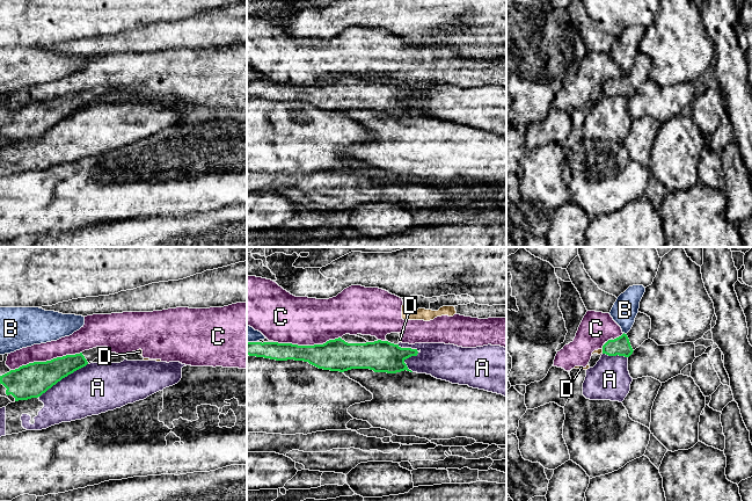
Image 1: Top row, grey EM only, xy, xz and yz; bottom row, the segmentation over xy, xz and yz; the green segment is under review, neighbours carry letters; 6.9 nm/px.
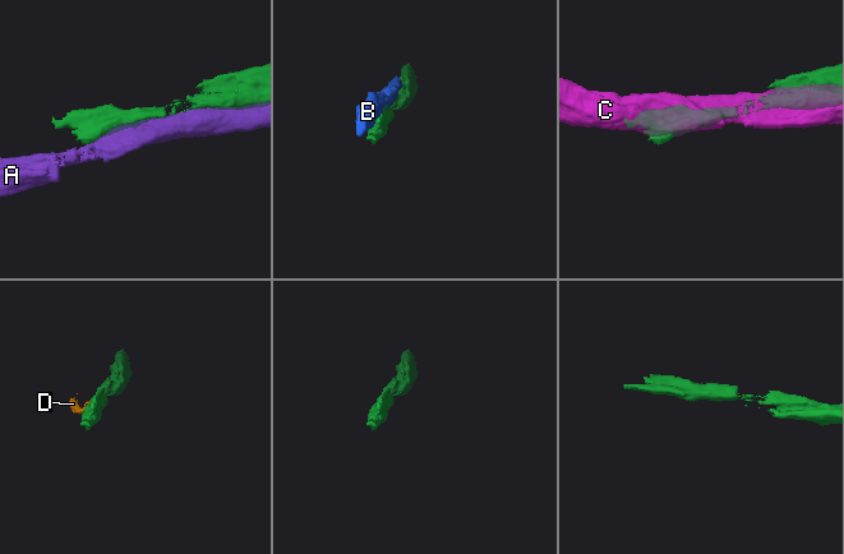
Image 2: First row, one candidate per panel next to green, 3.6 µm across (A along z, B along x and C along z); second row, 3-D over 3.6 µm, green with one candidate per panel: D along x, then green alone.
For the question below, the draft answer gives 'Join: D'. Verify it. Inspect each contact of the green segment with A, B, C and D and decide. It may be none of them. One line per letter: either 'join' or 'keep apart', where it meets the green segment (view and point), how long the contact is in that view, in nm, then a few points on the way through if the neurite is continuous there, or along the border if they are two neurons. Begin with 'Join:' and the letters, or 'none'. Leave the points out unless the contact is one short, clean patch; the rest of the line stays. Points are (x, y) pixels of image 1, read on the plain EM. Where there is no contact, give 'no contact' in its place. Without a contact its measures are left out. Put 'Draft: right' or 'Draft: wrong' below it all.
Join: none
A: keep apart; meets green in xz at (415, 95); contact 220 nm long
B: keep apart; meets green in yz at (623, 73); contact 30 nm long
C: keep apart; meets green in xy at (46, 101); contact 500 nm long
D: keep apart; meets green in yz at (603, 91); contact 40 nm long; border along yz (601, 88), (603, 93)
Draft: wrong

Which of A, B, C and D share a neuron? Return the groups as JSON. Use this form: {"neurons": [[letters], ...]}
{"neurons": [["A"], ["B"], ["C", "D"]]}

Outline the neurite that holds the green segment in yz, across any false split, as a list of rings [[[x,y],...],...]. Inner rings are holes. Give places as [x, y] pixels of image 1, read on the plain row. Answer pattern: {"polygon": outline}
{"polygon": [[[625,73],[614,80],[608,80],[603,86],[603,94],[606,94],[608,96],[619,95],[619,96],[629,97],[633,94],[633,92],[634,90],[630,86],[629,79]]]}

